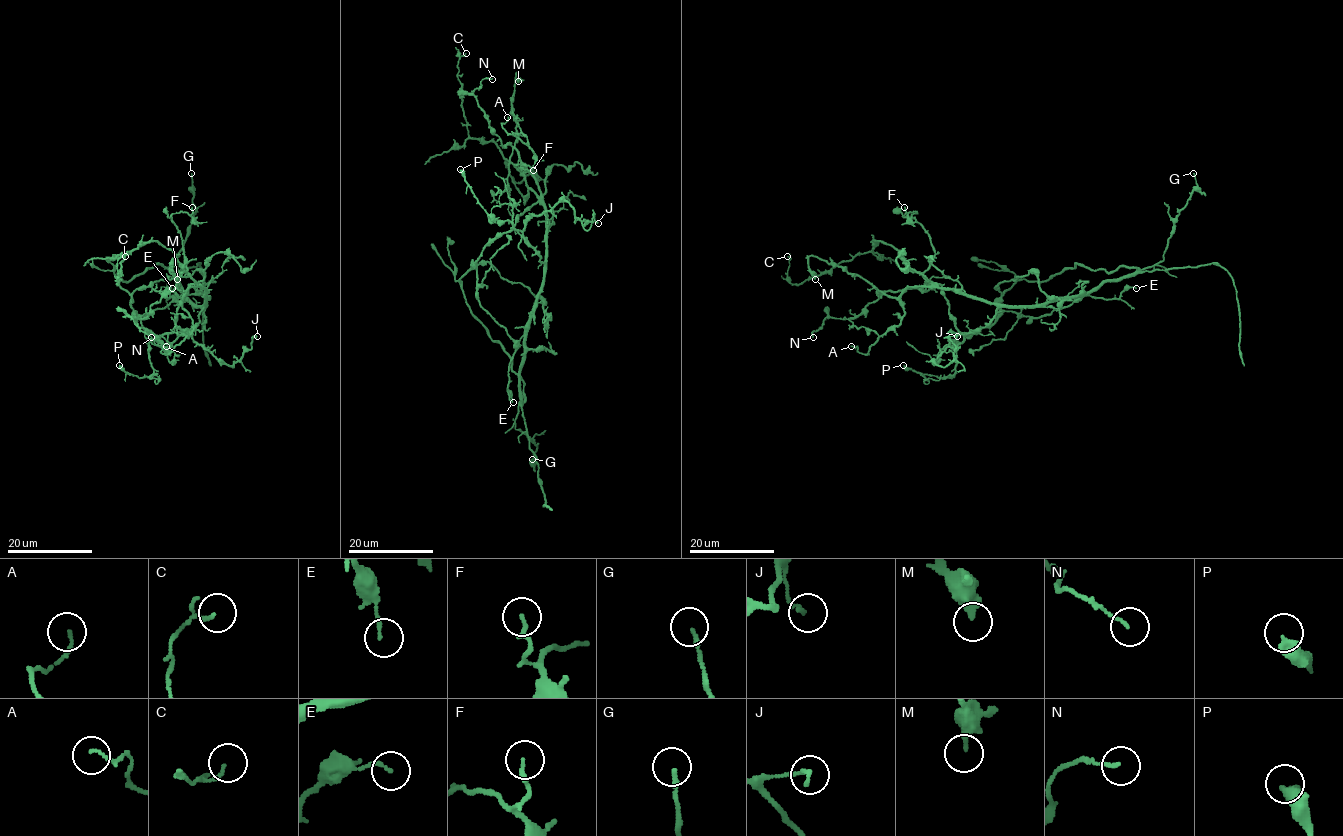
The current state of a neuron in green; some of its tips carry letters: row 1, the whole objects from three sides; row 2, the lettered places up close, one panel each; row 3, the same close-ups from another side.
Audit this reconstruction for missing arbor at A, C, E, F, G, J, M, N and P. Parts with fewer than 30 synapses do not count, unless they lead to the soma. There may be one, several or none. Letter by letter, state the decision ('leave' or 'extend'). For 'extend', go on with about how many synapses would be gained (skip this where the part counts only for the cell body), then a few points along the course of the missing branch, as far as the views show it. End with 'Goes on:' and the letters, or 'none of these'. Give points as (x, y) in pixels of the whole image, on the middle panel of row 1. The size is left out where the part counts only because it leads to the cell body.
A: leave
C: leave
E: leave
F: leave
G: leave
J: leave
M: leave
N: leave
P: leave
Goes on: none of these

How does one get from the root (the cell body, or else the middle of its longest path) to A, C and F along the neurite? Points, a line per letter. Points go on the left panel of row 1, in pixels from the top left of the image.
A: (201, 306), (205, 289), (191, 287), (183, 294), (182, 308), (194, 329), (169, 353), (162, 354), (166, 346)
C: (201, 306), (205, 289), (171, 249), (157, 241), (142, 242), (120, 262), (117, 285), (117, 260), (125, 256)
F: (201, 306), (205, 289), (188, 272), (181, 233), (172, 219), (173, 213), (181, 211), (191, 214), (192, 207)

